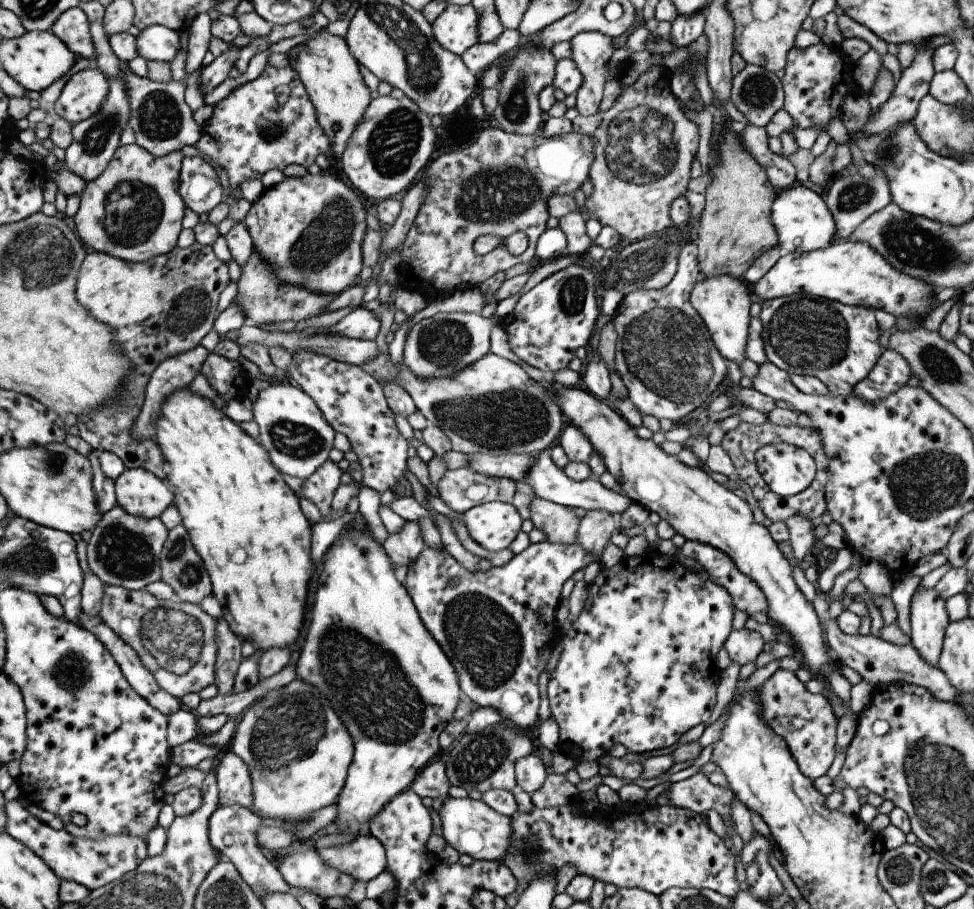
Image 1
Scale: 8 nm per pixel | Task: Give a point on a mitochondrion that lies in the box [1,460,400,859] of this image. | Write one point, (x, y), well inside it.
(289, 729)

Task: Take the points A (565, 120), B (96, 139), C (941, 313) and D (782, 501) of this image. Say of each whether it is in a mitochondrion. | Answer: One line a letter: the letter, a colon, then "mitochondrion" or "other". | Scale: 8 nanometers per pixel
A: other
B: mitochondrion
C: other
D: other

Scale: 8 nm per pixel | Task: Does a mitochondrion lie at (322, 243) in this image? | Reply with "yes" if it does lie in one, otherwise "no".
yes

